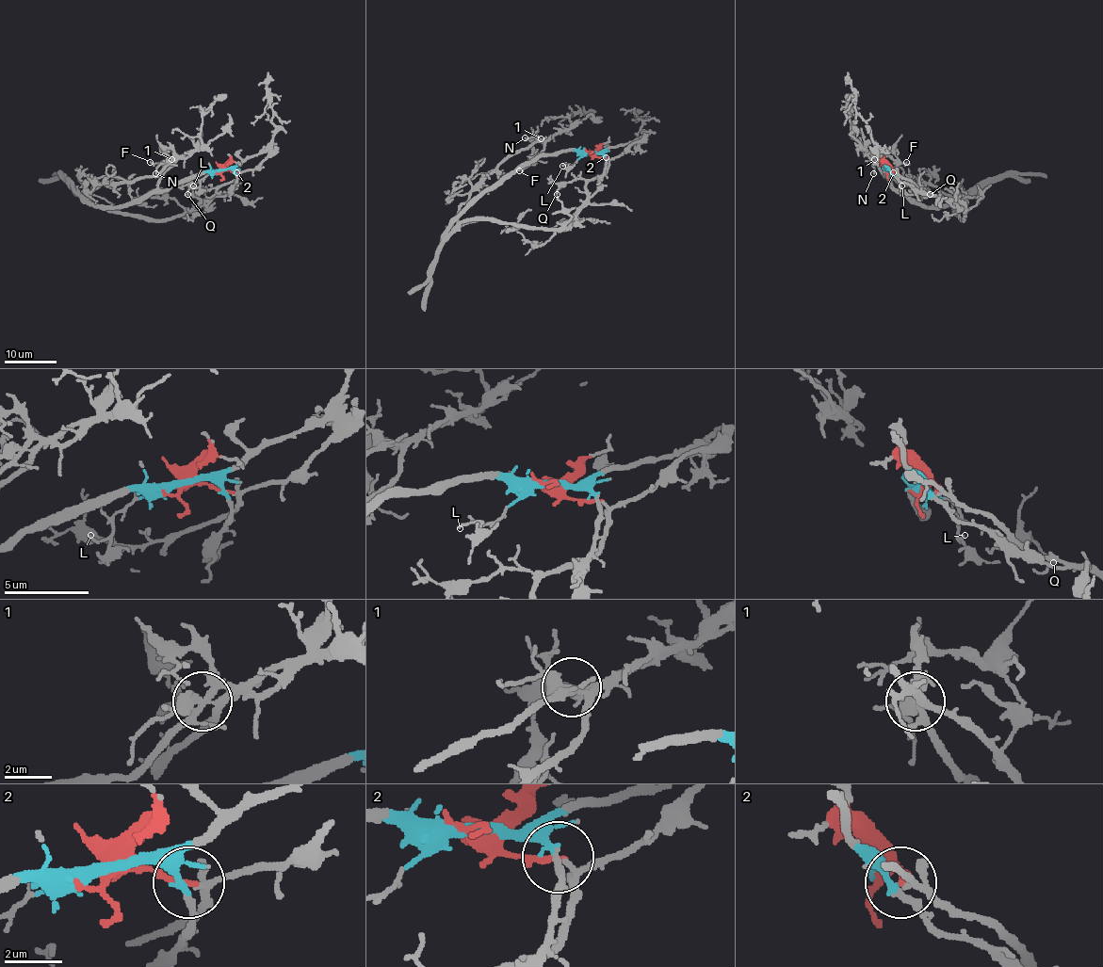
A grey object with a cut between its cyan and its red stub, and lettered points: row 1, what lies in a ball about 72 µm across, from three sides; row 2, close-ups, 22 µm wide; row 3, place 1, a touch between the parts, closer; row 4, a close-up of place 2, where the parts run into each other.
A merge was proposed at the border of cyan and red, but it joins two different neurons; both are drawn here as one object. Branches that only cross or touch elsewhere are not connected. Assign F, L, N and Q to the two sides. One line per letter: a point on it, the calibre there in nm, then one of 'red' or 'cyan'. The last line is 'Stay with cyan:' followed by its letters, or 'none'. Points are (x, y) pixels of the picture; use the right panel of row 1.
F: place (906, 162); calibre 70 nm; cyan
L: place (901, 185); calibre 140 nm; cyan
N: place (873, 173); calibre 120 nm; cyan
Q: place (930, 194); calibre 140 nm; red
Stay with cyan: F, L, N

